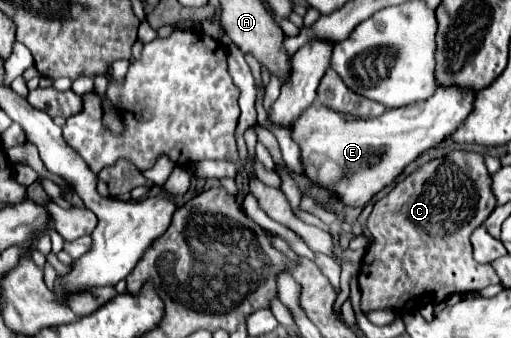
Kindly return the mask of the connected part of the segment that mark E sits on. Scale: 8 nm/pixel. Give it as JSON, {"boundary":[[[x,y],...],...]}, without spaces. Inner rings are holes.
{"boundary":[[[440,86],[430,100],[386,110],[374,120],[346,118],[314,100],[292,124],[292,138],[300,146],[304,174],[314,184],[334,188],[348,206],[364,206],[376,192],[388,186],[406,164],[450,138],[474,108],[474,98],[476,94],[468,88]],[[326,178],[334,178],[334,184]]]}

